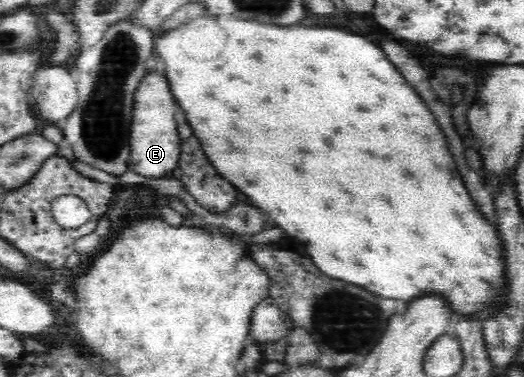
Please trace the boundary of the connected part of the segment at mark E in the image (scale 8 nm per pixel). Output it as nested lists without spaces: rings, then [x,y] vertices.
[[[156,68],[150,70],[136,88],[134,98],[129,138],[132,156],[128,163],[128,170],[150,178],[169,177],[178,166],[180,136],[178,136],[178,124],[174,119],[178,103],[174,102],[175,98],[166,75],[157,72]]]

